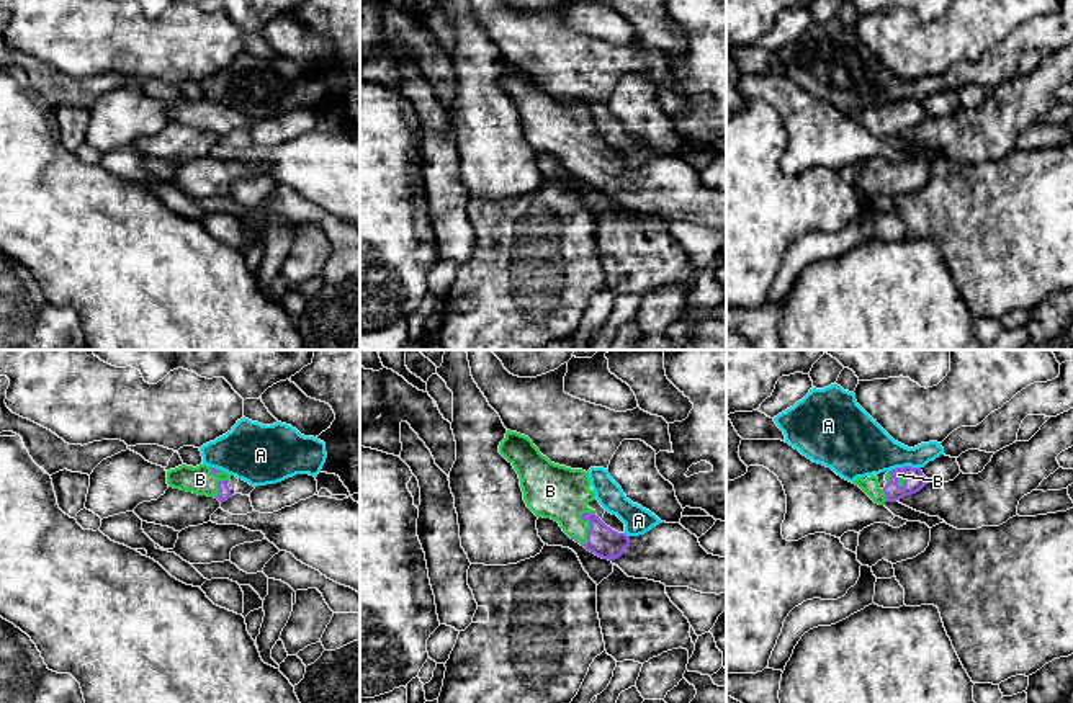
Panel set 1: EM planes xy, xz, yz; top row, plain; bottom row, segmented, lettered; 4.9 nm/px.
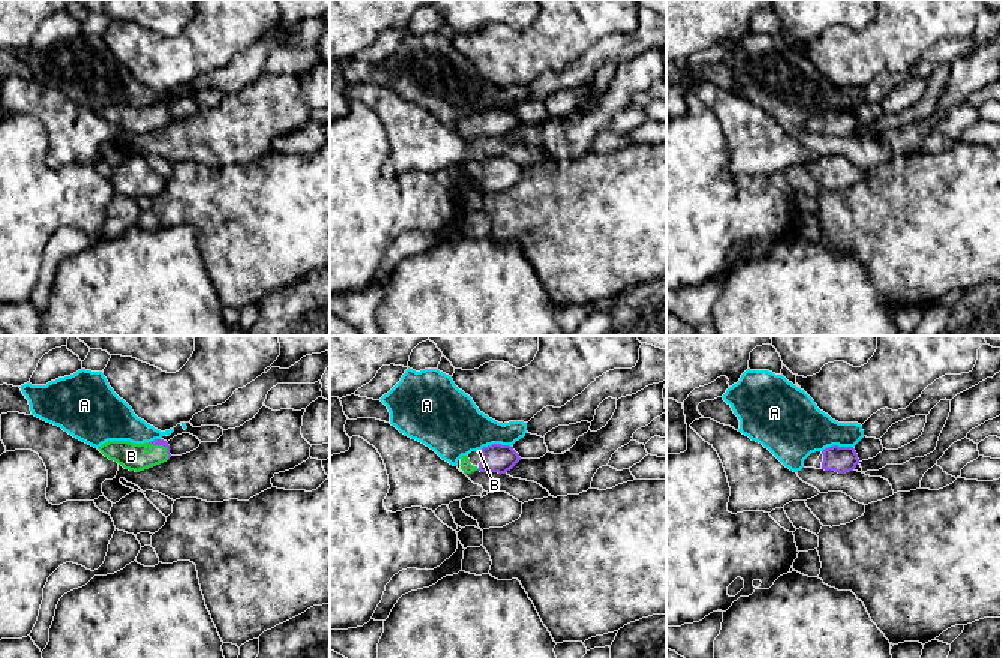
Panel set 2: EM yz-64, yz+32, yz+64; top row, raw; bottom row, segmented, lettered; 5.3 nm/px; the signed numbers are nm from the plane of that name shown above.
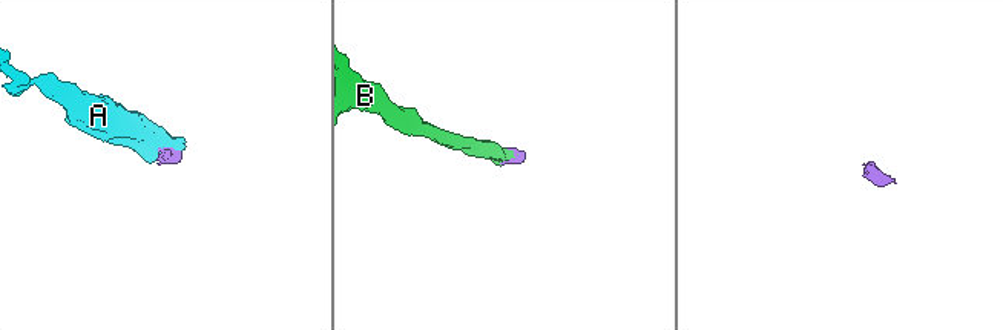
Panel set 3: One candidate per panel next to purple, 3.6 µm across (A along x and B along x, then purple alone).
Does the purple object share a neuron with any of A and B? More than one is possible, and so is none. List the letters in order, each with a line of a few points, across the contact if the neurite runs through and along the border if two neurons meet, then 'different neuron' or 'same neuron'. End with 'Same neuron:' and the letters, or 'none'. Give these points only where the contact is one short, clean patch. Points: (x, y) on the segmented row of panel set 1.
A: line yz (920, 466), (897, 466), (888, 471); different neuron
B: line xz (604, 541), (591, 523), (552, 491); same neuron
Same neuron: B

